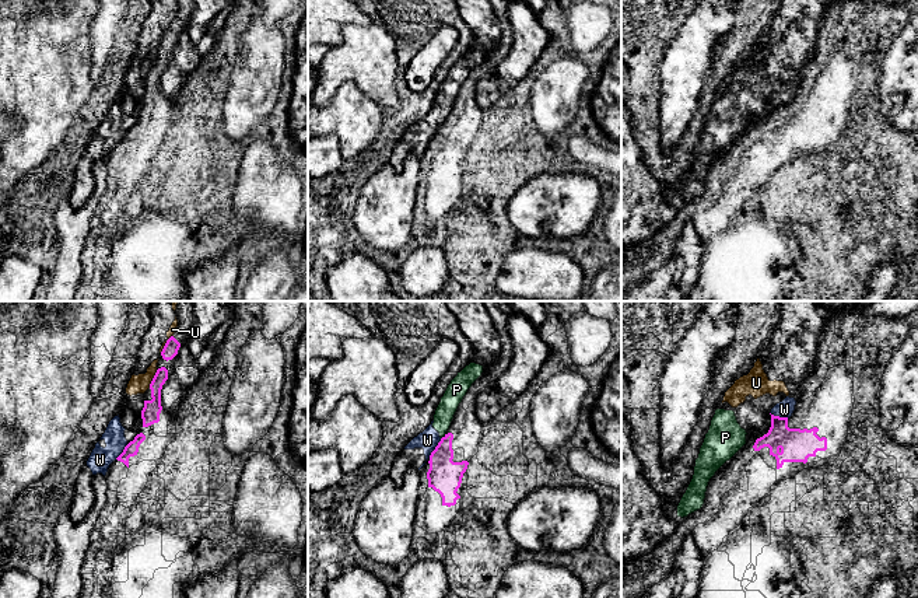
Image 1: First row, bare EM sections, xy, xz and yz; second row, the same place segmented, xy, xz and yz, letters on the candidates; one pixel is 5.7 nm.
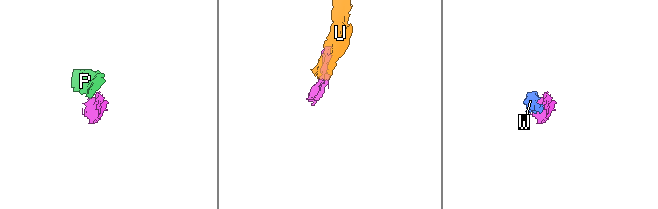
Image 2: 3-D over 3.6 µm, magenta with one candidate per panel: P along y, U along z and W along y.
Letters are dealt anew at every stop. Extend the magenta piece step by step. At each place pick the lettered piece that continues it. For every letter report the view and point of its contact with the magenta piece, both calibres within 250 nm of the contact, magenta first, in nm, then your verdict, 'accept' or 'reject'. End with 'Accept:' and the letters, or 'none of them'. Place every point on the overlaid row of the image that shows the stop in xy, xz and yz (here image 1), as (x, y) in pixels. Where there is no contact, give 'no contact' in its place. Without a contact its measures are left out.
P: contact xz (445, 436); calibres 190 and 110 nm; reject
U: contact xy (165, 343); calibres 90 and 40 nm; reject
W: contact xz (435, 448); calibres 190 and 120 nm; reject
Accept: none of them

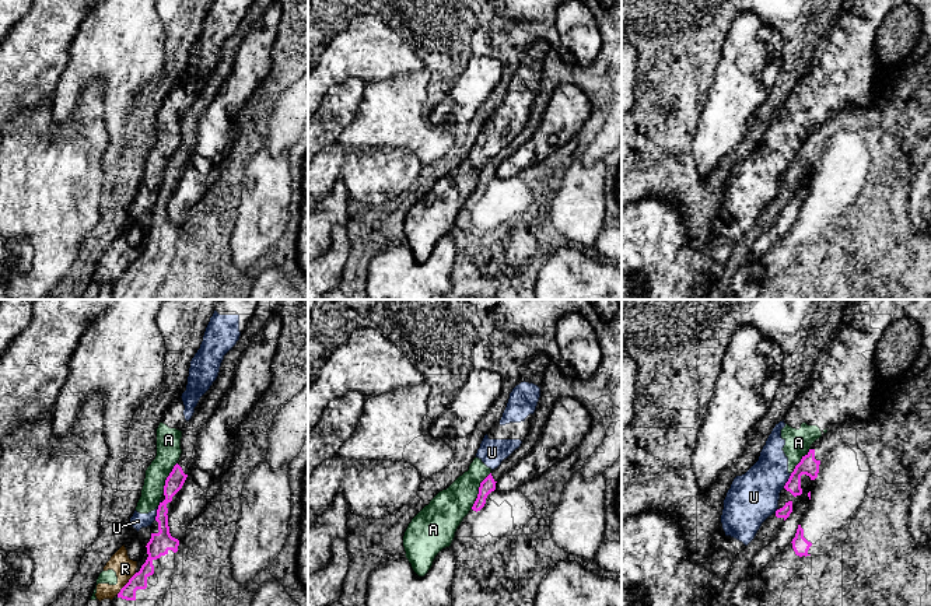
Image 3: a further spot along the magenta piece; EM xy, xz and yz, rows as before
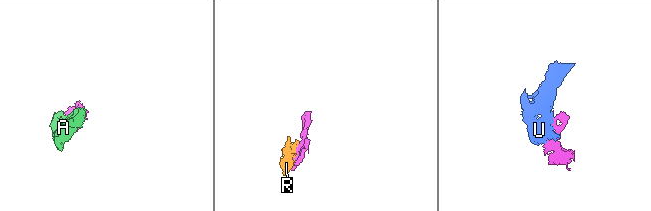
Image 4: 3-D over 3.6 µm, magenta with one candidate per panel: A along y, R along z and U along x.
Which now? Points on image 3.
A: contact xz (479, 490); calibres 80 and 220 nm; reject
R: contact xy (126, 584); calibres 100 and 120 nm; reject
U: contact yz (788, 480); calibres 110 and 280 nm; reject
Accept: none of them

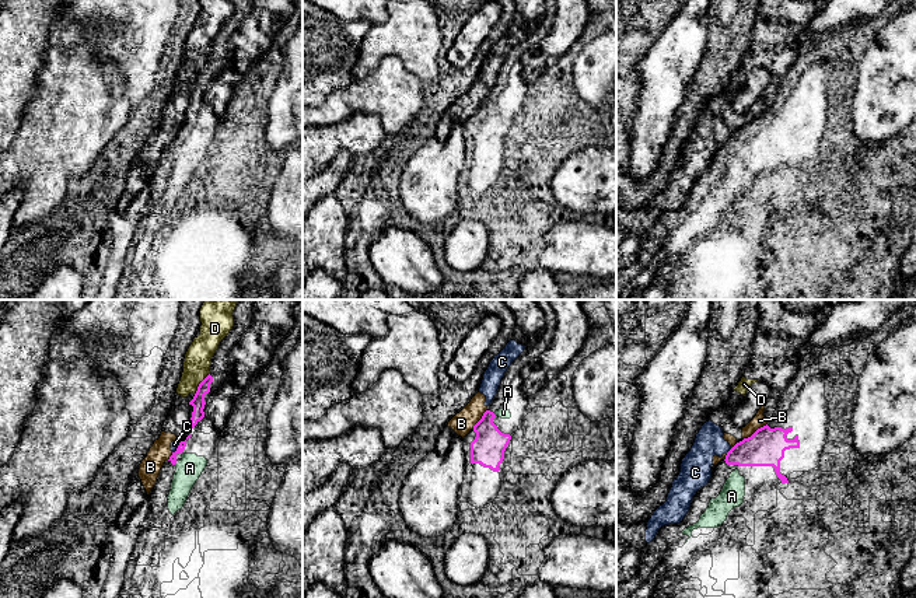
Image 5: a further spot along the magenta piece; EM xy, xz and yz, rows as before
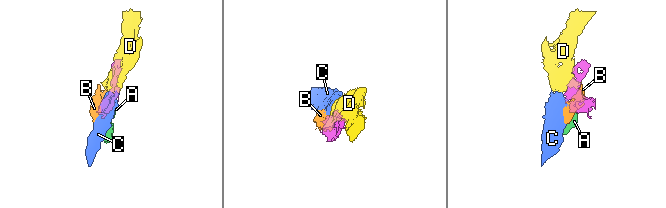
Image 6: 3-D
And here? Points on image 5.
A: contact xy (175, 462); calibres 50 and 150 nm; accept
B: contact yz (755, 432); calibres 220 and 70 nm; reject
C: contact yz (730, 450); calibres 220 and 180 nm; reject
D: contact xy (199, 384); calibres 80 and 160 nm; reject
Accept: A

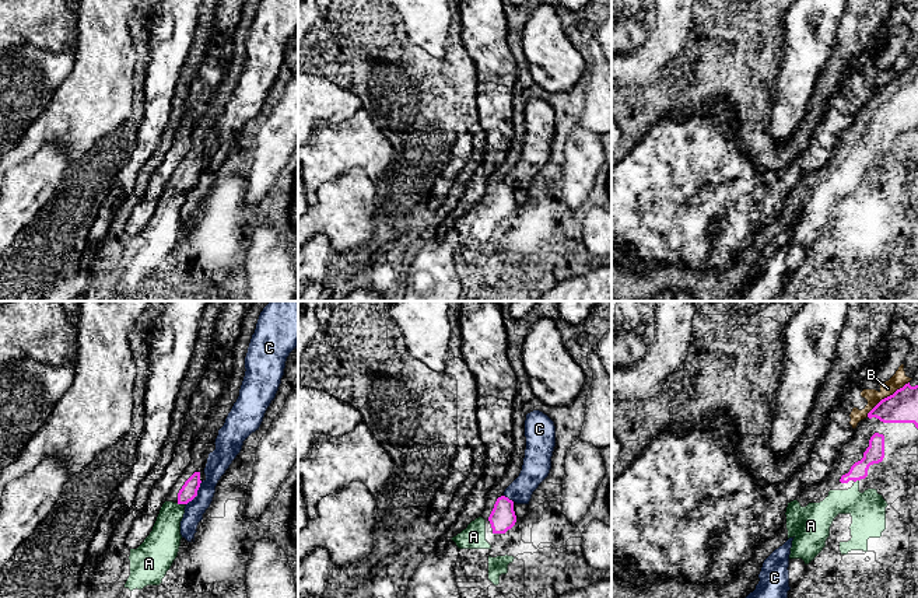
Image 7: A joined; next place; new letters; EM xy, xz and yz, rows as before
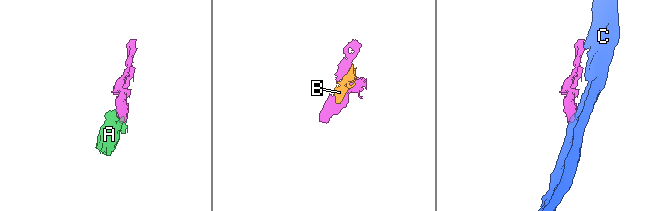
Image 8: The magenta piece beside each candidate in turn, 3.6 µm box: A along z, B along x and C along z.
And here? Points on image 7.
A: contact xy (181, 503); calibres 100 and 190 nm; accept
B: contact yz (887, 397); calibres 180 and 90 nm; reject
C: contact xy (196, 495); calibres 100 and 140 nm; reject
Accept: A

